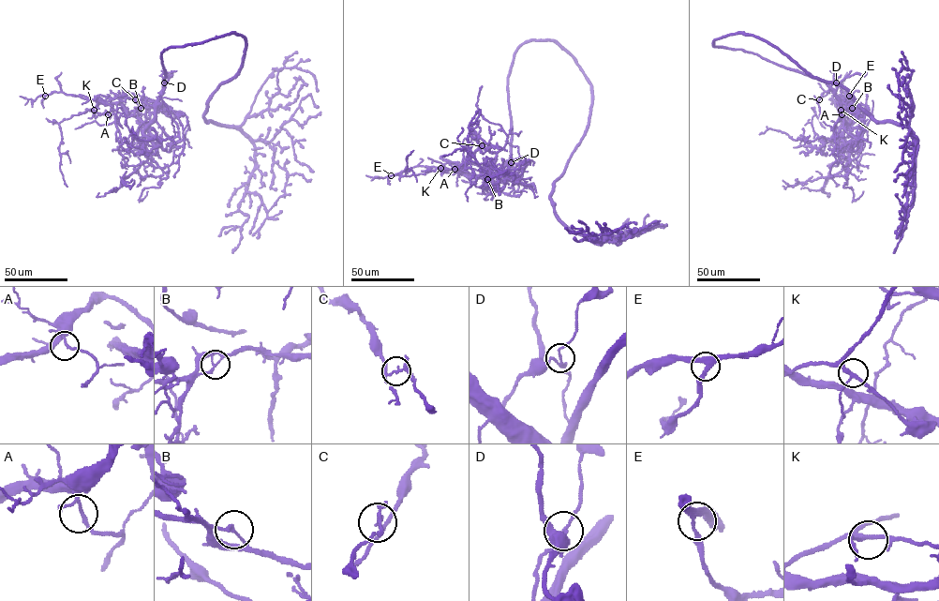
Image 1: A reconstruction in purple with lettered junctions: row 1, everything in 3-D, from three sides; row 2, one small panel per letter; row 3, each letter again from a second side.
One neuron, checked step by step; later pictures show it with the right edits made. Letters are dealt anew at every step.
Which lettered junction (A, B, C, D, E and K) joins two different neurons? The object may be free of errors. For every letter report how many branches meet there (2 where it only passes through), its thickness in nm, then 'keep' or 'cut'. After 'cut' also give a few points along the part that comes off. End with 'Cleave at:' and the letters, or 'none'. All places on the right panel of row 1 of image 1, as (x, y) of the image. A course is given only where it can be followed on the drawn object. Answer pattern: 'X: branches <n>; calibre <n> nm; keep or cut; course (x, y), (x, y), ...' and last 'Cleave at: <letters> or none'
A: branches 3; calibre 120 nm; keep
B: branches 3; calibre 130 nm; cut; course (852, 108), (843, 113), (835, 104), (842, 97), (852, 99), (833, 130), (836, 160), (830, 169), (832, 177)
C: branches 4; calibre 140 nm; keep
D: branches 3; calibre 140 nm; keep
E: branches 3; calibre 240 nm; keep
K: branches 3; calibre 190 nm; keep
Cleave at: B

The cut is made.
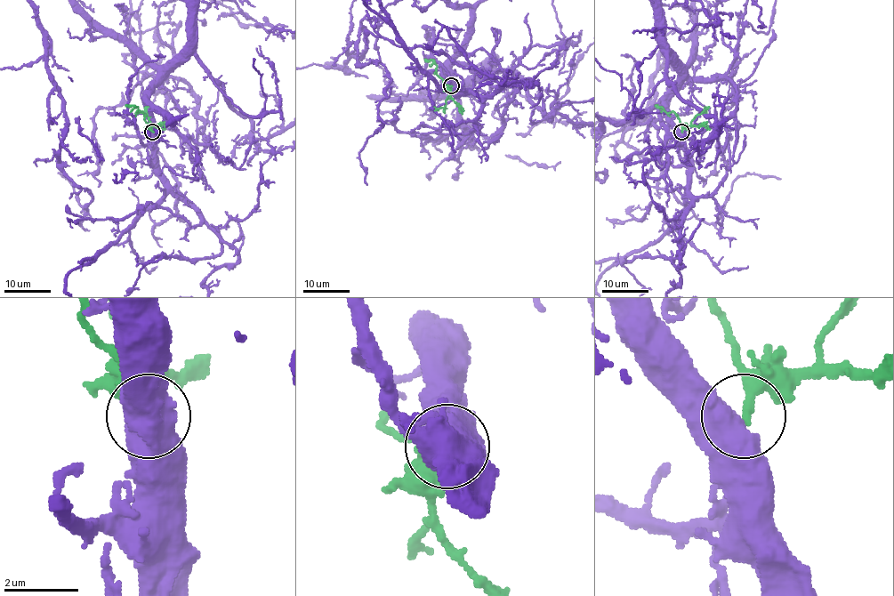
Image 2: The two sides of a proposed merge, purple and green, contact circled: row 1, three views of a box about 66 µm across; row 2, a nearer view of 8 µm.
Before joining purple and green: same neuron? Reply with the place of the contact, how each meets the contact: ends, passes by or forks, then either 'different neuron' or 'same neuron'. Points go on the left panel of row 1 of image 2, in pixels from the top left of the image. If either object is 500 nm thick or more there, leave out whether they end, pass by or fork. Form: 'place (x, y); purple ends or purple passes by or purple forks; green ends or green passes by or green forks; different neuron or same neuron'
place (152, 132); different neuron

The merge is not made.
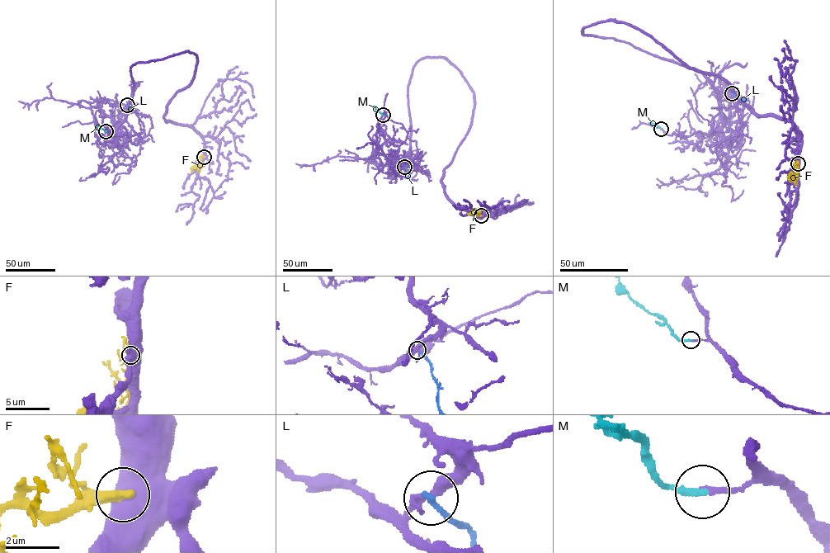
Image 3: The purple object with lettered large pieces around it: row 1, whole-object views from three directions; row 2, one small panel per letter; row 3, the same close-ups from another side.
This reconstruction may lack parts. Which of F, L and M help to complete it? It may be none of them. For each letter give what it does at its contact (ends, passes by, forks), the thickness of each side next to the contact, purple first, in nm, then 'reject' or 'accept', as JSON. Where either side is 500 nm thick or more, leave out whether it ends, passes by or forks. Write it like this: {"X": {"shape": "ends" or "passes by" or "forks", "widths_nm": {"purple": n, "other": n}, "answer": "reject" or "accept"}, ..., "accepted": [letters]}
{"F": {"widths_nm": {"purple": 750, "other": 400}, "answer": "reject"}, "L": {"shape": "ends", "widths_nm": {"purple": 280, "other": 220}, "answer": "reject"}, "M": {"shape": "ends", "widths_nm": {"purple": 200, "other": 220}, "answer": "accept"}, "accepted": ["M"]}

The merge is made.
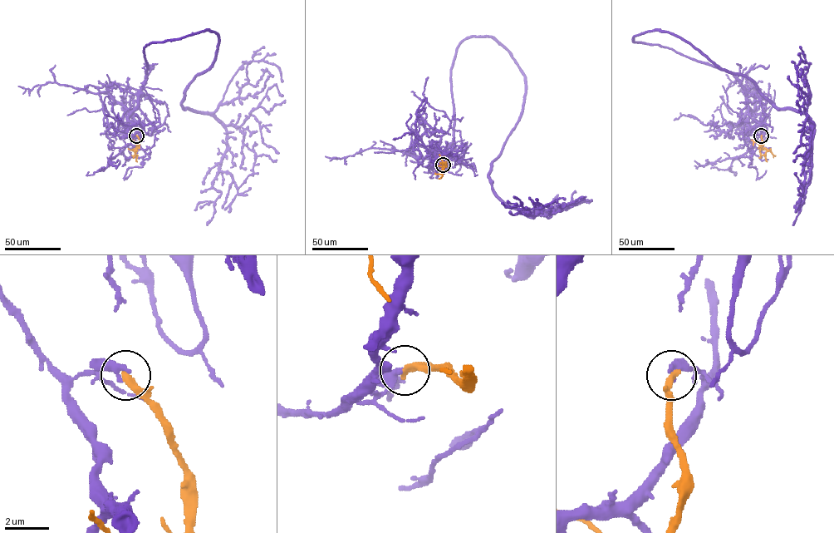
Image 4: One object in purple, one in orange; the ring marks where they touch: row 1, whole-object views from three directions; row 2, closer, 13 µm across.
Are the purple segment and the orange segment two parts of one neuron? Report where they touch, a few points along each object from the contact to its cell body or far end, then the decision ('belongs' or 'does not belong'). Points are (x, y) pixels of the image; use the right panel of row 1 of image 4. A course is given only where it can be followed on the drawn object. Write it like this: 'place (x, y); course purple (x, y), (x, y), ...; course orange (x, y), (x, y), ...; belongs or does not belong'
place (761, 135); course purple (761, 135), (732, 73), (633, 37), (680, 37), (805, 114), (811, 180), (792, 225); course orange (761, 135), (759, 151), (767, 161); does not belong

